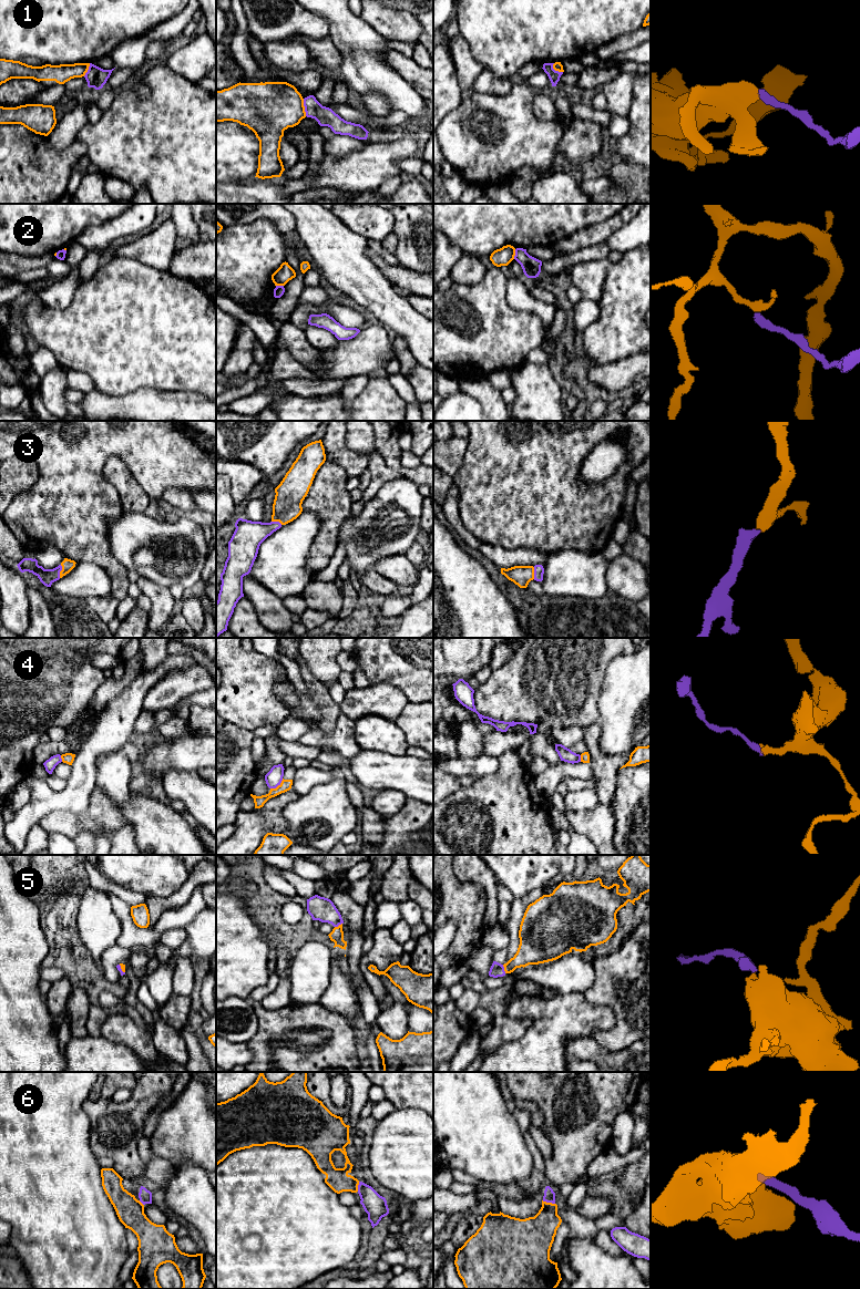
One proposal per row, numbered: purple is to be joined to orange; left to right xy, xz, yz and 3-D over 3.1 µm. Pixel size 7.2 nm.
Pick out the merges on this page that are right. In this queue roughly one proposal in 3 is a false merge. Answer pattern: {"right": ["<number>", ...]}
{"right": ["3", "5"]}

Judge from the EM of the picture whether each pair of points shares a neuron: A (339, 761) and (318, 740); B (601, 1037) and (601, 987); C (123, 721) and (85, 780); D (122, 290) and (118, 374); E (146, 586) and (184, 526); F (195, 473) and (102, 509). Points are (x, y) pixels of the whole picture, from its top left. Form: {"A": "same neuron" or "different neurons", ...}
{"A": "different neurons", "B": "same neuron", "C": "same neuron", "D": "same neuron", "E": "different neurons", "F": "same neuron"}

